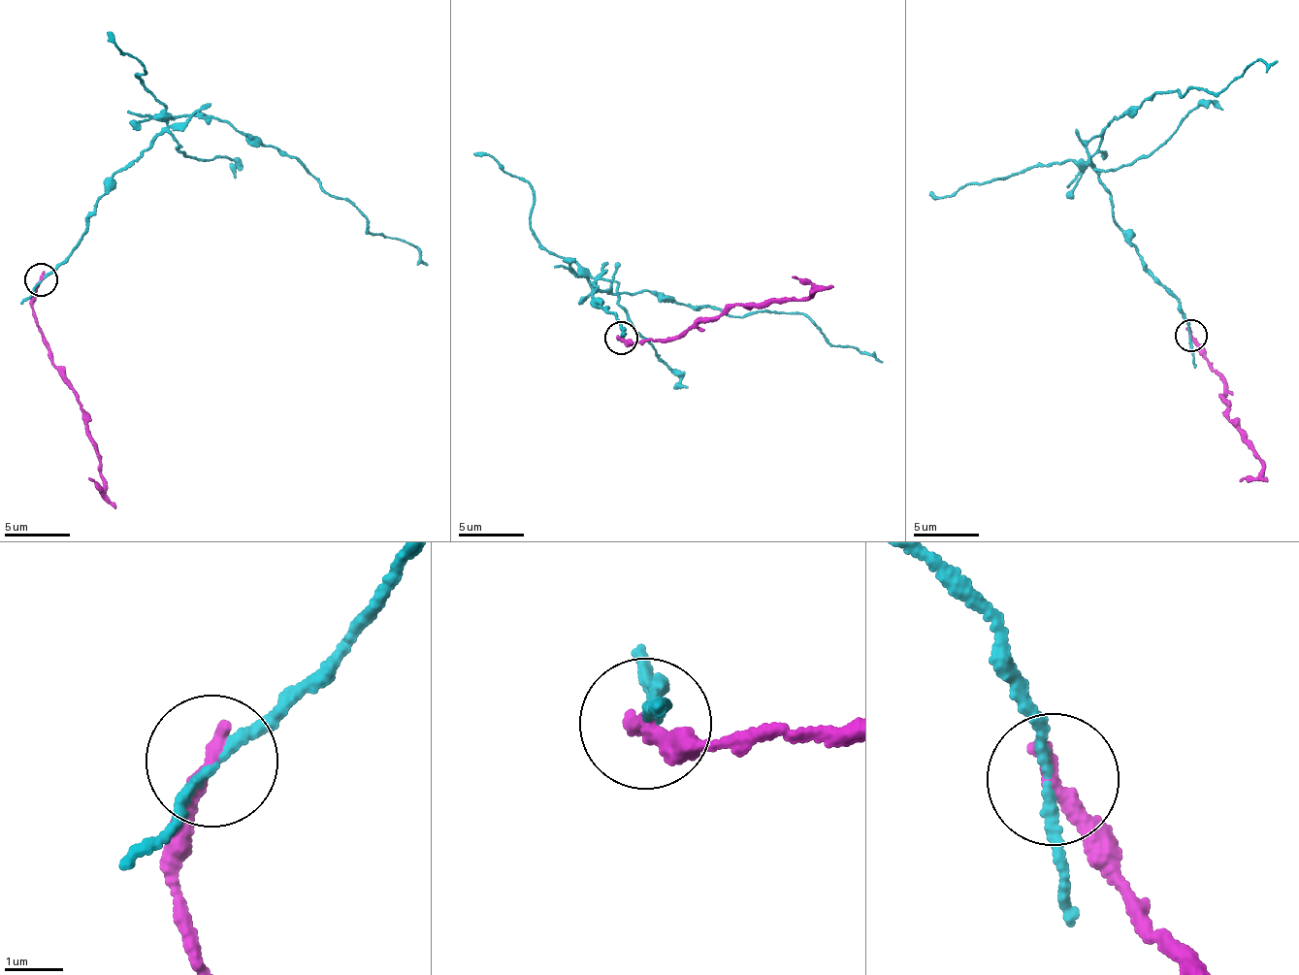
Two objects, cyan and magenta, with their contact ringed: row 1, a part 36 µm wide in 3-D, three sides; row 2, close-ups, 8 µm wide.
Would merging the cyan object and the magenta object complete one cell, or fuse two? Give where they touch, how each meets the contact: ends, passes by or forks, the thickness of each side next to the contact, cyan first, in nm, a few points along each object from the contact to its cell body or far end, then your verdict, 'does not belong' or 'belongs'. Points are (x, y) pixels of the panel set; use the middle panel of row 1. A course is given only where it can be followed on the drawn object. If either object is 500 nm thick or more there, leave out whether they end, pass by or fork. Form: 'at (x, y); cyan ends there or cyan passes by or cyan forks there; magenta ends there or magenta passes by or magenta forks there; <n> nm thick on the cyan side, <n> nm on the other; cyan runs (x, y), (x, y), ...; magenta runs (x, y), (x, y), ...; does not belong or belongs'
at (621, 338); cyan passes by; magenta ends there; 160 nm thick on the cyan side, 340 nm on the other; cyan runs (622, 336), (590, 277), (595, 288), (632, 296), (648, 290), (711, 309), (797, 312), (828, 343), (882, 363); magenta runs (622, 339), (680, 333), (737, 302), (753, 305), (785, 295), (799, 301), (812, 294), (810, 283), (791, 277); does not belong

